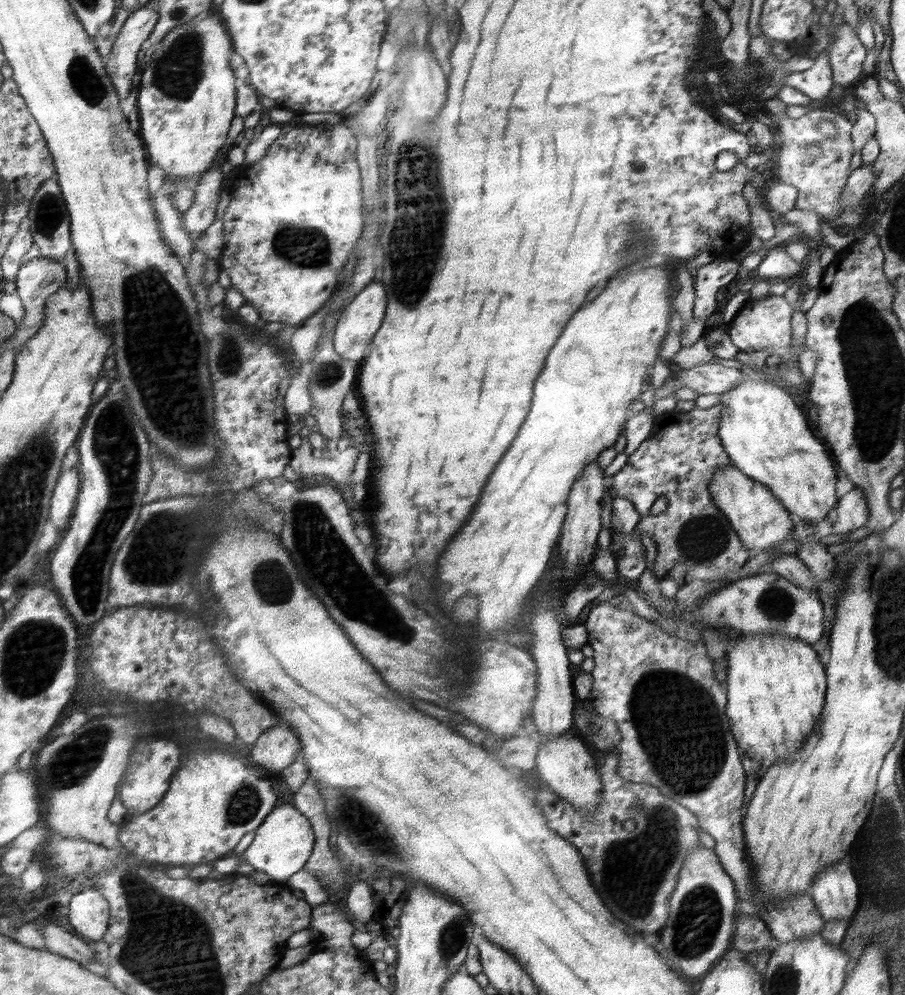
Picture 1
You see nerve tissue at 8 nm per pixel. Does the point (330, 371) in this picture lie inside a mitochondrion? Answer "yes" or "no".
yes

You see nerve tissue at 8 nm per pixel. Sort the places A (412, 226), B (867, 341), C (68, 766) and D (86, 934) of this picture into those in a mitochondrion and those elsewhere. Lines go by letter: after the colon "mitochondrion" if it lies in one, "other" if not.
A: mitochondrion
B: mitochondrion
C: mitochondrion
D: other

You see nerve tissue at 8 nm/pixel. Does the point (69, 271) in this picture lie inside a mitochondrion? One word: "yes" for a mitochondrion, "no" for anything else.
no

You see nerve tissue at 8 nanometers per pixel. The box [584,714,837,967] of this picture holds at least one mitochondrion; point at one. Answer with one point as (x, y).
(656, 847)

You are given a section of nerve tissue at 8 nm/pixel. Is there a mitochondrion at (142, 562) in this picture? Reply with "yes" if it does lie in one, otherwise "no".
yes

